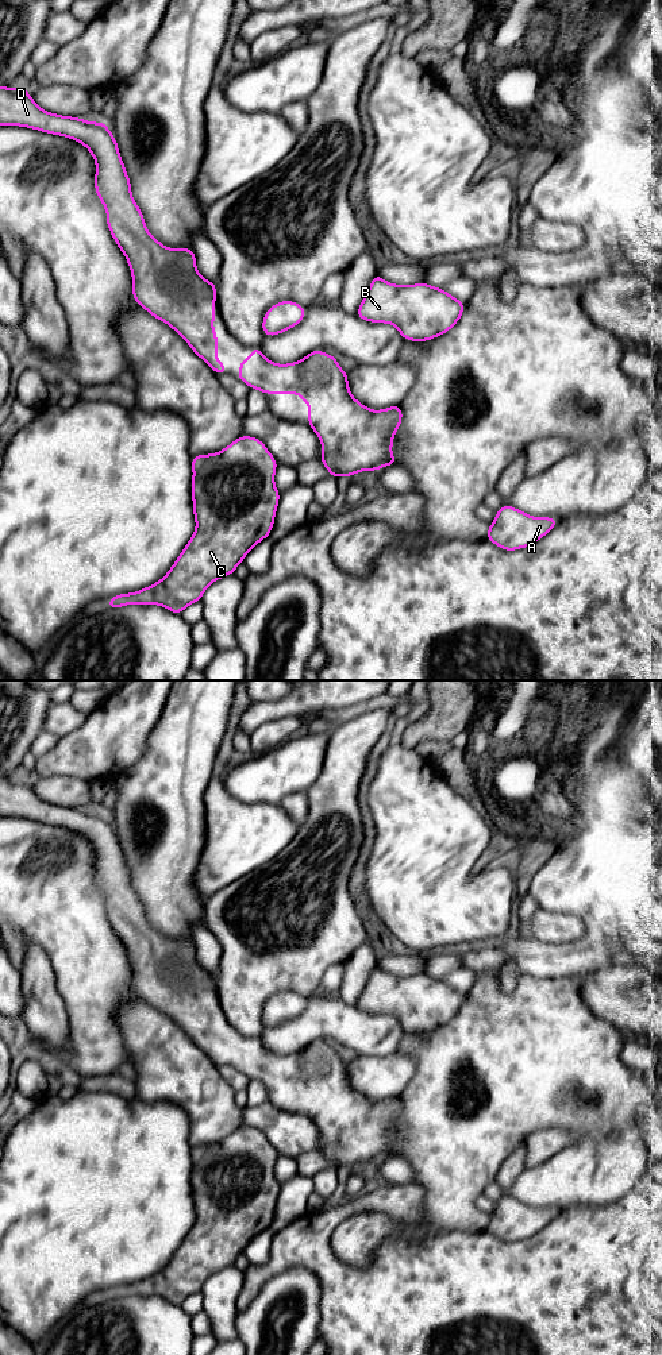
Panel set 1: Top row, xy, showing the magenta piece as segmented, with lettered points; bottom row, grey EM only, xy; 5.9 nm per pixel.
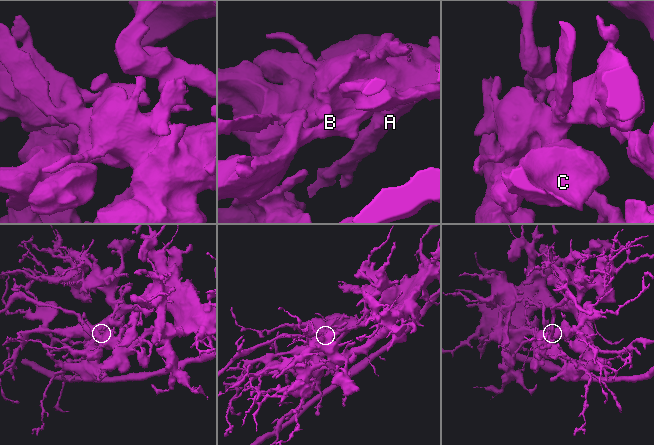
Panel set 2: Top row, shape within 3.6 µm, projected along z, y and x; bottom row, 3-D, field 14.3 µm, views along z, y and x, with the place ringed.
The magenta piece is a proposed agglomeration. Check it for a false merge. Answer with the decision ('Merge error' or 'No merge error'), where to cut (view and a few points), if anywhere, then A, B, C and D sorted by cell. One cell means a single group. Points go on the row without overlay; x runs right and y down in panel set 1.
No merge error. No split. Groups: A B C D

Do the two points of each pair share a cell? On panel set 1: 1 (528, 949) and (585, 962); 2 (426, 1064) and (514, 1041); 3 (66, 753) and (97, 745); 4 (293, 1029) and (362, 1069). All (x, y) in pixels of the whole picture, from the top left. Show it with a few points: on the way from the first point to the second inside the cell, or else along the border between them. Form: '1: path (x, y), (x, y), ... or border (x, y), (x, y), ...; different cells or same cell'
1: path (542, 960), (572, 960); same cell
2: path (447, 1064), (466, 1053), (492, 1053); same cell
3: path (74, 749), (89, 749); same cell
4: border (389, 1053), (383, 1056), (358, 1056); different cells

